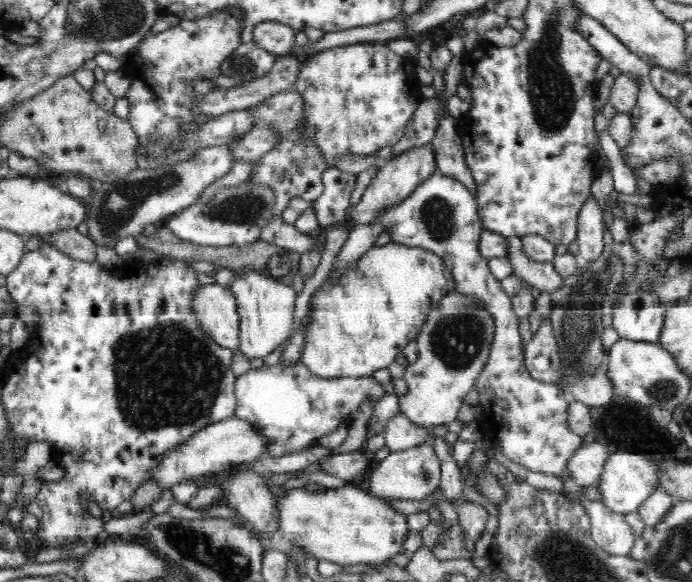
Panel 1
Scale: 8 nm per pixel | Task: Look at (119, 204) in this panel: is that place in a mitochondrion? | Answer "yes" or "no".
yes

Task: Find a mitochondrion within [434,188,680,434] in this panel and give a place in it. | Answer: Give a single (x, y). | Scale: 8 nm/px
(578, 327)

